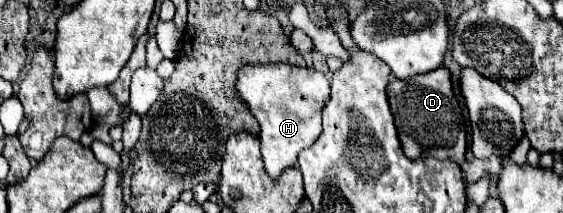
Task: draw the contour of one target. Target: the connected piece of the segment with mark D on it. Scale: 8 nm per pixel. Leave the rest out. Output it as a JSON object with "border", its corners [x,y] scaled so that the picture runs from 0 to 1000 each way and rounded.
{"border":[[[790,315],[716,380],[694,362],[687,408],[687,455],[709,624],[712,700],[726,746],[751,746],[758,718],[762,737],[783,756],[805,746],[812,775],[826,756],[829,653],[826,653],[822,540],[801,408],[798,333]]]}

